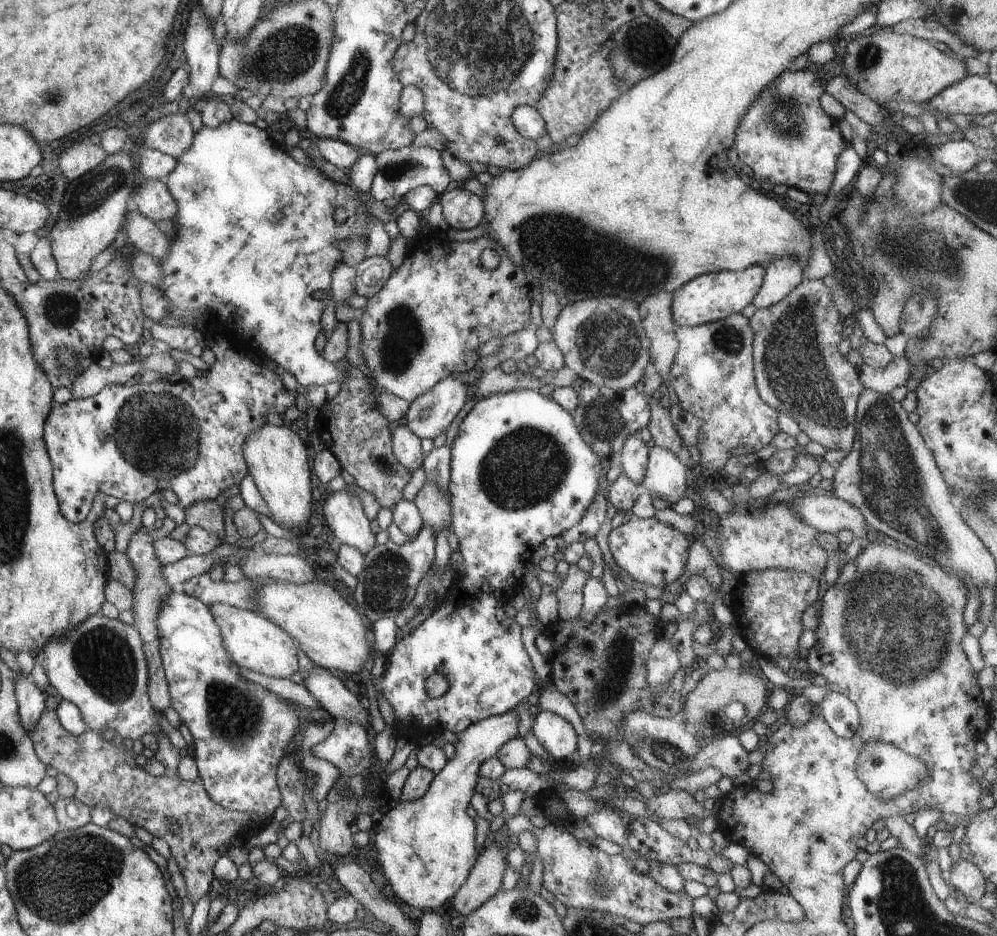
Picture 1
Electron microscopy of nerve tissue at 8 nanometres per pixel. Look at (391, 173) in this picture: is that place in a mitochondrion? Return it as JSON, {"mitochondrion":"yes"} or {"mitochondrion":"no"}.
{"mitochondrion":"yes"}

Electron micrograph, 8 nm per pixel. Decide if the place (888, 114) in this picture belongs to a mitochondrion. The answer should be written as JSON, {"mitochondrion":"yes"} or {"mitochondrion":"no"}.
{"mitochondrion":"no"}

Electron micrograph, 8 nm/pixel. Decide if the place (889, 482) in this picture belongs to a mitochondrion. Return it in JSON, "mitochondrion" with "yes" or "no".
{"mitochondrion":"yes"}

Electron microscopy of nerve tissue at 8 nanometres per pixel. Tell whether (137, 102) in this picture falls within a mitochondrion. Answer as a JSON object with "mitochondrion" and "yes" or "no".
{"mitochondrion":"no"}

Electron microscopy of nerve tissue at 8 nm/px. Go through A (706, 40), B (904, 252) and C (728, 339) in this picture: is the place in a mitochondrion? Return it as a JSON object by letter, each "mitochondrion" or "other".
{"A":"other","B":"mitochondrion","C":"mitochondrion"}

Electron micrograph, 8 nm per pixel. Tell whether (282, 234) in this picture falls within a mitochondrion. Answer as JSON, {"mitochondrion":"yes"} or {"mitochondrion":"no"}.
{"mitochondrion":"no"}

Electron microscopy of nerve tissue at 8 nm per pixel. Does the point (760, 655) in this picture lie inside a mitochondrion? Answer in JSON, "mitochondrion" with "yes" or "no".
{"mitochondrion":"no"}

